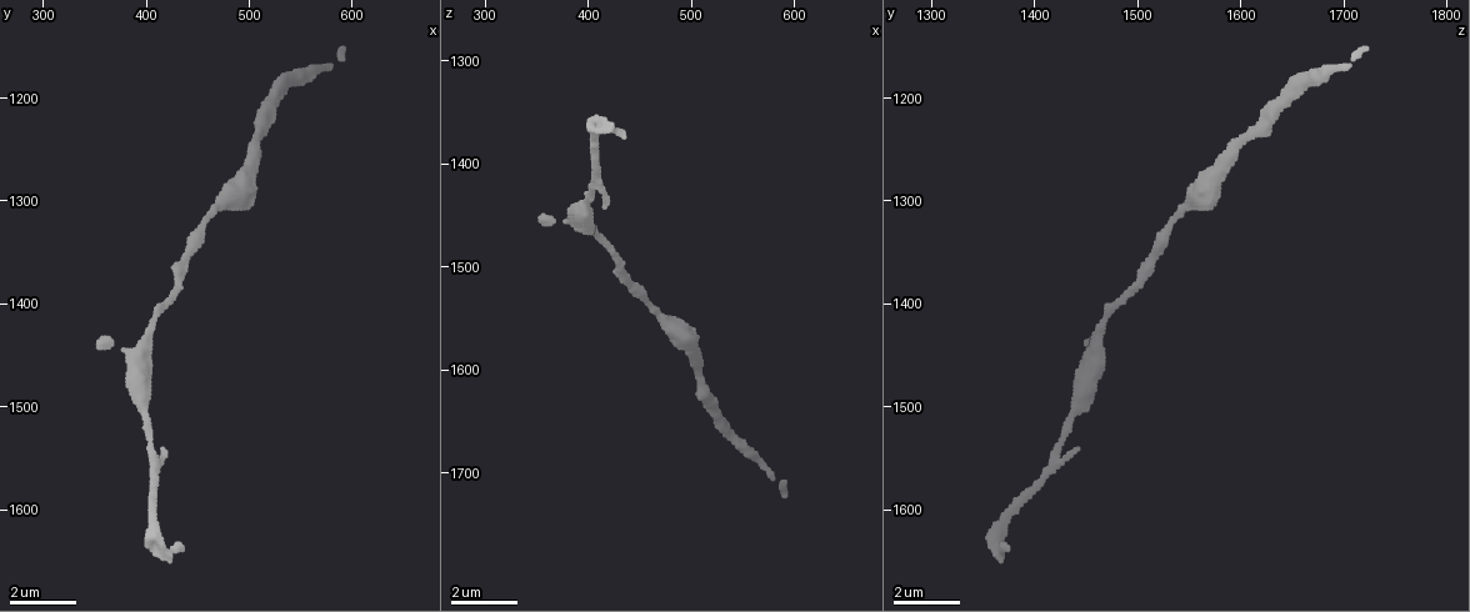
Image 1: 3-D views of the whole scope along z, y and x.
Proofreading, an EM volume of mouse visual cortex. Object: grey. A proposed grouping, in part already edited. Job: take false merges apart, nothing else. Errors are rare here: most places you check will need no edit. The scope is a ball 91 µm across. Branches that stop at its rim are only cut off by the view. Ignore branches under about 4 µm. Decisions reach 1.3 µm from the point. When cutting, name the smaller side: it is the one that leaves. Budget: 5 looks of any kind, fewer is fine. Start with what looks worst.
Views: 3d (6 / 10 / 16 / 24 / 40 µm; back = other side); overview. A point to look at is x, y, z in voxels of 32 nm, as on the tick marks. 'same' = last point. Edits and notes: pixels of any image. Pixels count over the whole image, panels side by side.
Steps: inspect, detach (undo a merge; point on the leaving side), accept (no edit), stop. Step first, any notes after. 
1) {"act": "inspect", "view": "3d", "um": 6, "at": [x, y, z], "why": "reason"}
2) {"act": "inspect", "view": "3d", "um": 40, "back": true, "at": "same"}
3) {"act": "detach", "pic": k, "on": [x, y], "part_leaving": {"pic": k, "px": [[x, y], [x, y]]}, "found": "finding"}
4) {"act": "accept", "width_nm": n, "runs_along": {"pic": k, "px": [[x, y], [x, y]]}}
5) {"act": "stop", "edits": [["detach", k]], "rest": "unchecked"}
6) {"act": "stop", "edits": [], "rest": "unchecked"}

{"act": "inspect", "view": "3d", "um": 16, "at": [402, 1438, 1462], "why": "two arms in line, one across"}

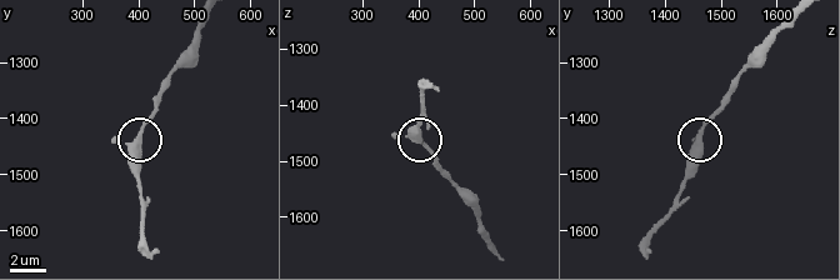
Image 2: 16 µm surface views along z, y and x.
{"act": "inspect", "view": "3d", "um": 16, "back": true, "at": "same", "why": "other side"}

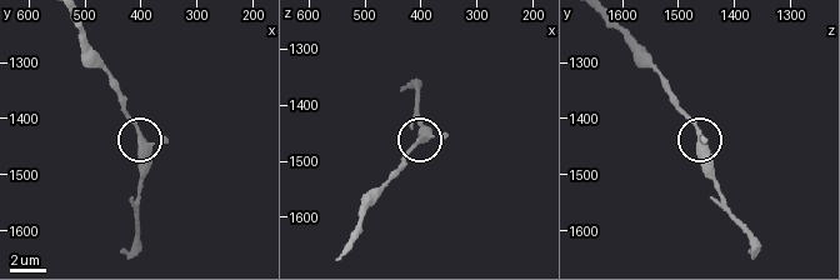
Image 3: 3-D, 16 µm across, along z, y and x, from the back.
{"act": "accept", "runs_along": {"pic": 3, "px": [[678, 99], [679, 110], [696, 133], [700, 160], [713, 185]]}, "found": "all the same neuron"}

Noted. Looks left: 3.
{"act": "inspect", "view": "3d", "um": 10, "at": [458, 1318, 1538], "why": "narrows sharply"}

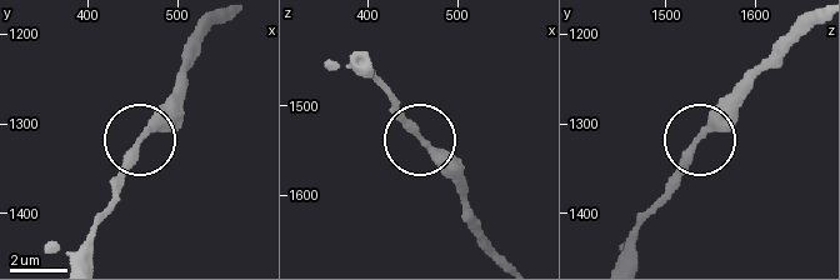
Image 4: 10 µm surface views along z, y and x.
{"act": "accept", "width_nm": 240, "found": "one neuron here"}

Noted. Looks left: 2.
{"act": "inspect", "view": "3d", "um": 10, "at": [542, 1180, 1668], "why": "thick turns thin"}

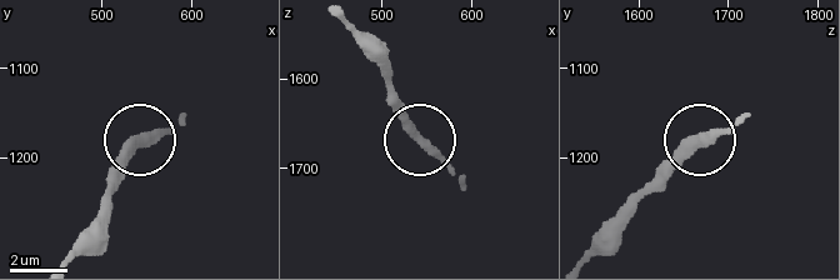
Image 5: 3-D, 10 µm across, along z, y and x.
{"act": "accept", "runs_along": {"pic": 5, "px": [[348, 26], [381, 70], [398, 120], [463, 189]]}, "found": "continuous, no second neuron"}

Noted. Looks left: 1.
{"act": "stop", "edits": [], "rest": "unchecked"}

